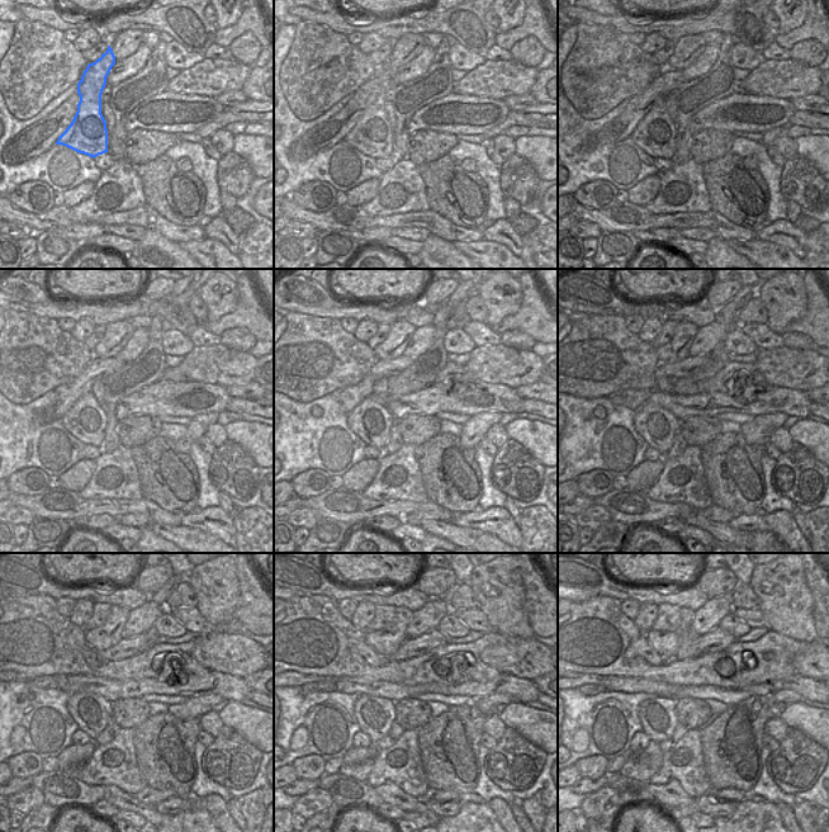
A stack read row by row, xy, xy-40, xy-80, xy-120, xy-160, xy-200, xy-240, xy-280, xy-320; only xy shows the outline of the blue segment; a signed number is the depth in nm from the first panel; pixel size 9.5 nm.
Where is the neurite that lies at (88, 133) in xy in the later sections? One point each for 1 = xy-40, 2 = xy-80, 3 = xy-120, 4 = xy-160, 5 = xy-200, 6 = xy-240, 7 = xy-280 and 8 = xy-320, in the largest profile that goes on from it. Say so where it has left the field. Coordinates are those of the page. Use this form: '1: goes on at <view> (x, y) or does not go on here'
1: goes on at xy-40 (372, 135)
2: goes on at xy-80 (655, 135)
3: goes on at xy-120 (85, 420)
4: goes on at xy-160 (370, 420)
5: goes on at xy-200 (655, 425)
6: goes on at xy-240 (90, 712)
7: goes on at xy-280 (375, 715)
8: goes on at xy-320 (657, 715)

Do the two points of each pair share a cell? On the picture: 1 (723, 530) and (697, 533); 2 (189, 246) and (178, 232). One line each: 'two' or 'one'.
1: two
2: two

